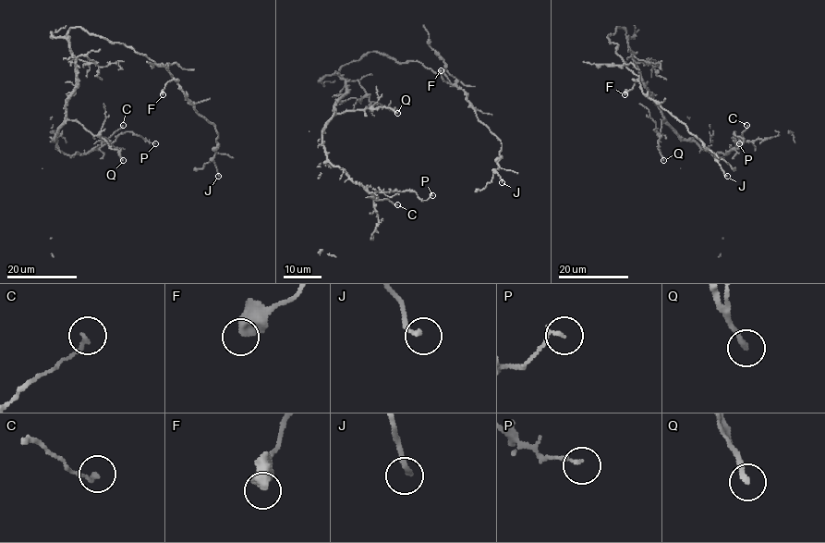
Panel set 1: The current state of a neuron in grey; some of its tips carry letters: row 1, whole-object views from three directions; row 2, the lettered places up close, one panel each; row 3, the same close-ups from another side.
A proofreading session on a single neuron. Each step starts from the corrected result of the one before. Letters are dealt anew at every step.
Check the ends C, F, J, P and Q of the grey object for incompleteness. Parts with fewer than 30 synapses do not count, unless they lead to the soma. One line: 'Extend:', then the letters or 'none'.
Extend: none

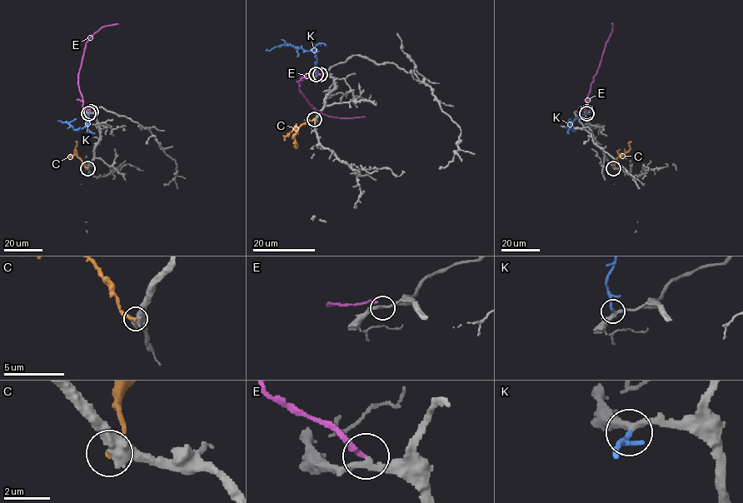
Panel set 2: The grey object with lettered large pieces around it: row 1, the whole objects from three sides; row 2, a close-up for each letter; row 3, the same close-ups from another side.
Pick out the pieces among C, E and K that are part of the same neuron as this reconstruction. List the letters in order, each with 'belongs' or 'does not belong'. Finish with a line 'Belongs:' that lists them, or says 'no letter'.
C: does not belong
E: belongs
K: belongs
Belongs: E, K

